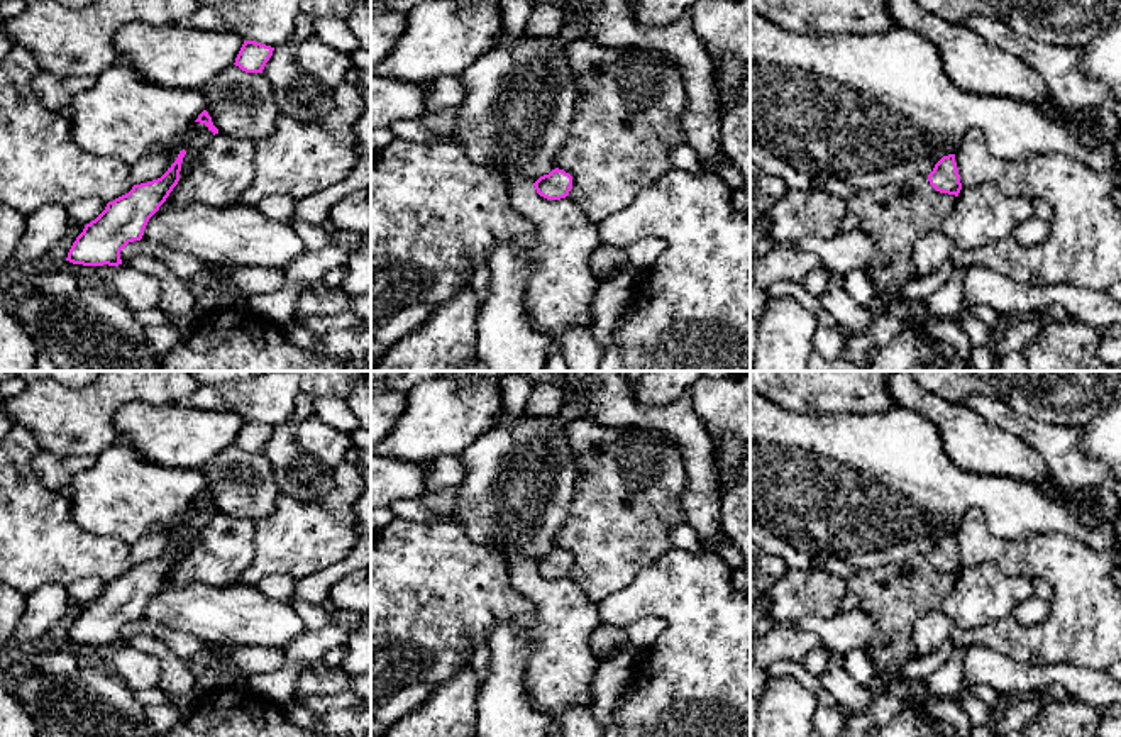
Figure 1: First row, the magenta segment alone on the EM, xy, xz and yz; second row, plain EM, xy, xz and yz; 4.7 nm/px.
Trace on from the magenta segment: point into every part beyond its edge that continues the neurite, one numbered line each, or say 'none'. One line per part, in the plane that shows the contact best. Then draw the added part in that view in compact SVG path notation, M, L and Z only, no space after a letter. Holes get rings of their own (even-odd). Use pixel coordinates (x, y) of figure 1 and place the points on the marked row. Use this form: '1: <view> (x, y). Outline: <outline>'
none

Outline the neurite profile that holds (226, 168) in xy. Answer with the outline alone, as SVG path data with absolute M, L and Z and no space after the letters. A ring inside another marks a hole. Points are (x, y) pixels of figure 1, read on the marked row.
M215 134L193 169L173 188L169 202L202 202L212 207L239 203L254 178L254 146L247 139Z

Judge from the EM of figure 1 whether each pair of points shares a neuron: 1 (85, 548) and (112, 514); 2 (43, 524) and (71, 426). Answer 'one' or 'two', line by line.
1: two
2: two

